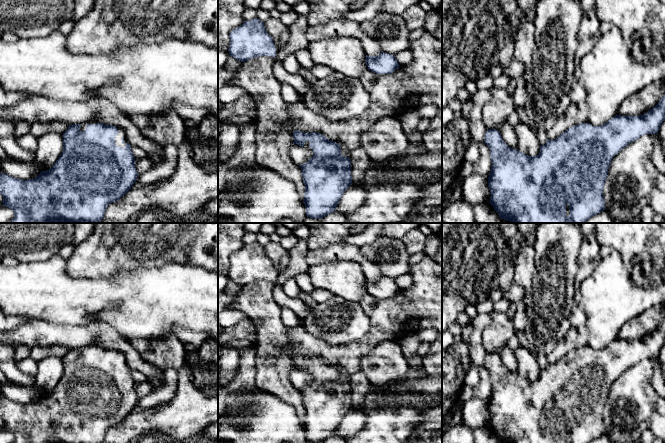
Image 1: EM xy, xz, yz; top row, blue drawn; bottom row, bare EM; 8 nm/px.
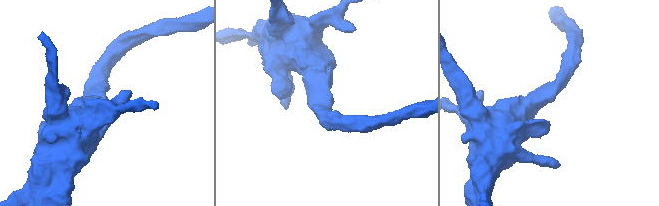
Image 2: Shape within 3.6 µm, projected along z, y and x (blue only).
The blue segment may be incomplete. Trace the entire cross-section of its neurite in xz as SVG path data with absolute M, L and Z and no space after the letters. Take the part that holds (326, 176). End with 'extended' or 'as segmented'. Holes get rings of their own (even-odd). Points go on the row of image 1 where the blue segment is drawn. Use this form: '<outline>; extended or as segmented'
M299 130L293 132L294 142L313 153L313 157L300 165L302 170L305 194L303 202L306 216L321 219L335 212L335 209L346 189L352 185L350 152L340 147L336 142L328 140L317 132L305 133Z; extended

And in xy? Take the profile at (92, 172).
M87 122L69 125L63 133L63 152L46 171L29 180L21 180L8 174L0 173L0 194L3 196L3 206L14 211L14 218L9 223L99 223L110 203L118 201L126 194L137 179L135 157L126 134L120 127L98 122Z; extended

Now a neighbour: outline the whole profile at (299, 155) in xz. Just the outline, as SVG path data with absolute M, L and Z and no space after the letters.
M293 144L286 153L290 157L291 161L298 166L306 163L313 157L313 152L297 144Z

